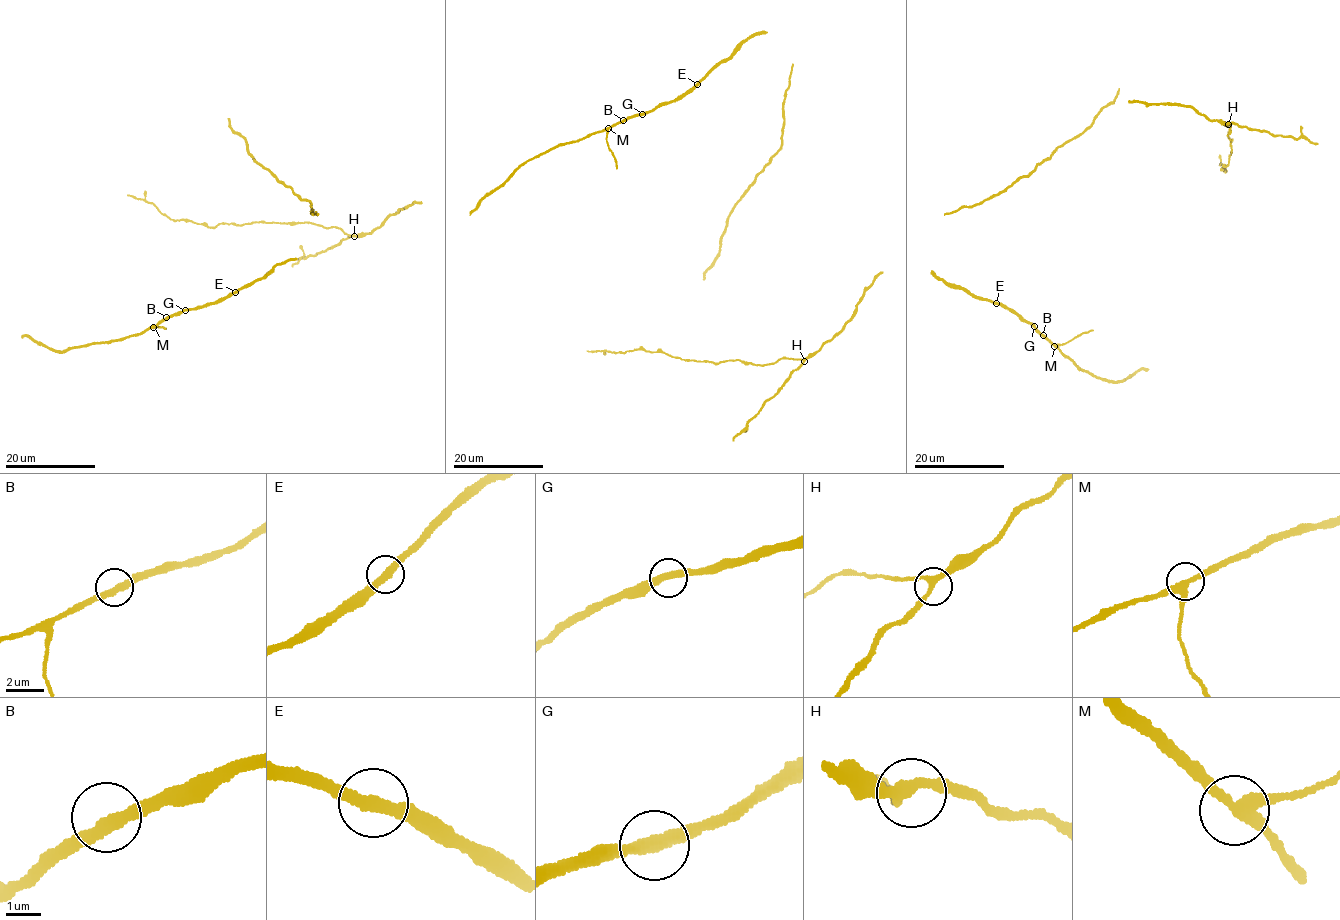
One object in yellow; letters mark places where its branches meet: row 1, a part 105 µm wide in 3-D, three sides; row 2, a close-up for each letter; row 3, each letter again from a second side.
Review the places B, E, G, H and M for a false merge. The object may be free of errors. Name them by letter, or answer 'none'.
none

